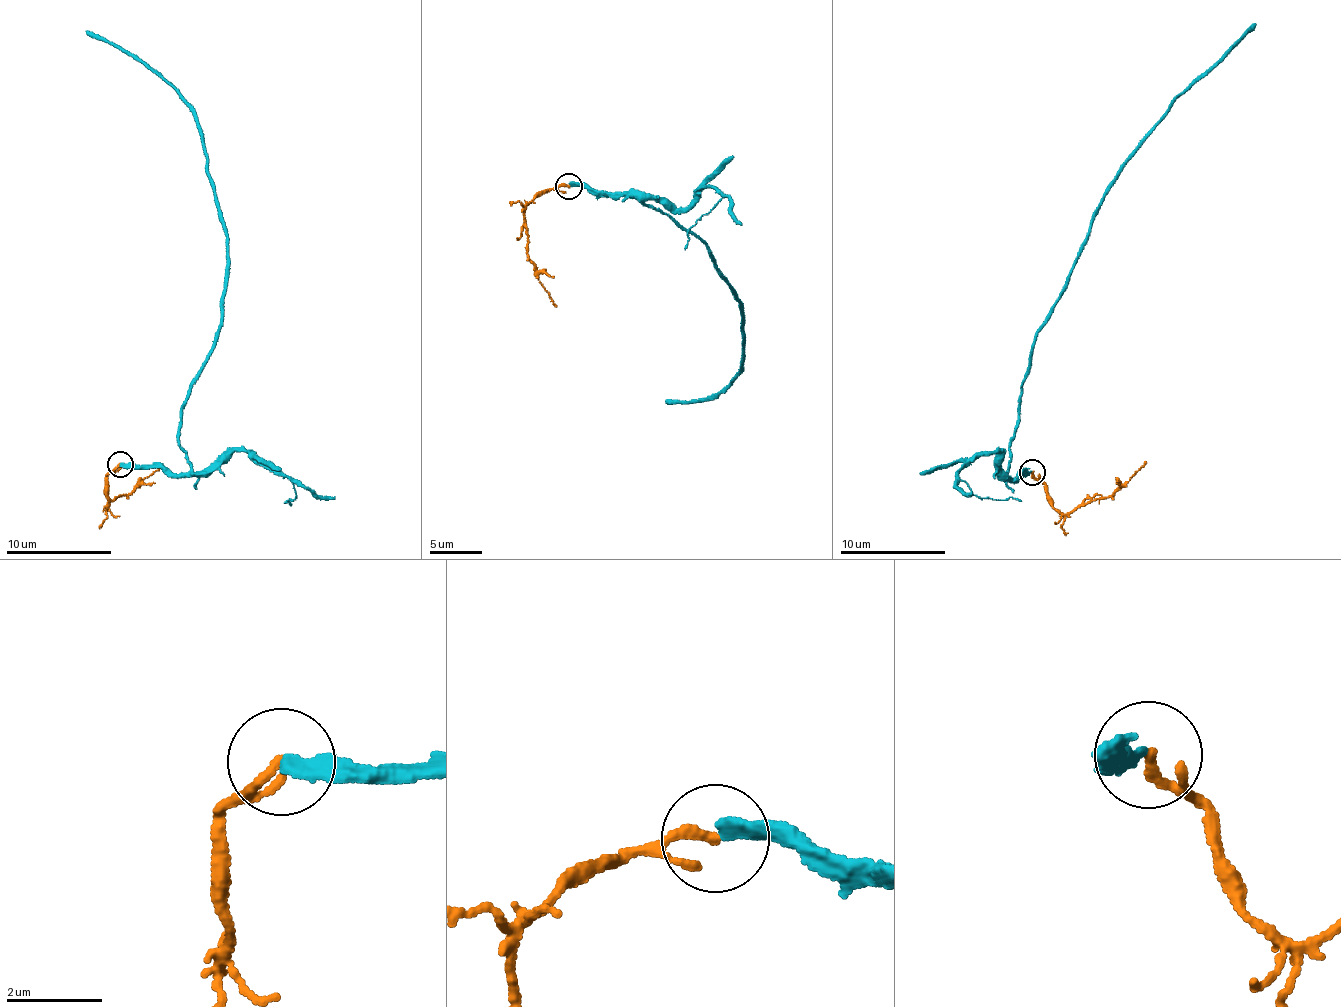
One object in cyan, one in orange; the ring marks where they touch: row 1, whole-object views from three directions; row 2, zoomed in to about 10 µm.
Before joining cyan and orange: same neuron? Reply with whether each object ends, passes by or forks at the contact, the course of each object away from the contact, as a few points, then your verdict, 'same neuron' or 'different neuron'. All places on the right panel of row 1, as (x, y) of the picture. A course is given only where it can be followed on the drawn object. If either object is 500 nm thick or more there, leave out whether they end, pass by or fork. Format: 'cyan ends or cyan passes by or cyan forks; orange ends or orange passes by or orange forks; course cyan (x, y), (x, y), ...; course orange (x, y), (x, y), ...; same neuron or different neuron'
cyan ends; orange ends; course cyan (1031, 473), (1007, 475), (1018, 410), (1036, 331), (1089, 223), (1143, 136), (1255, 24); course orange (1033, 473), (1045, 484), (1048, 503), (1064, 513), (1094, 499), (1115, 496), (1145, 462); different neuron

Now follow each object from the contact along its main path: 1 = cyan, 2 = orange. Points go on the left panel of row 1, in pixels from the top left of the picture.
1: (122, 465), (189, 471), (180, 406), (218, 331), (225, 228), (196, 119), (176, 90), (85, 31)
2: (120, 465), (108, 476), (107, 507), (117, 496), (129, 495), (160, 466)

